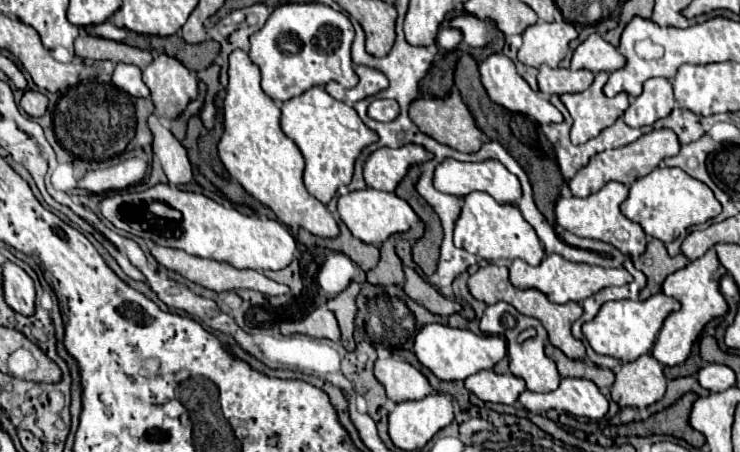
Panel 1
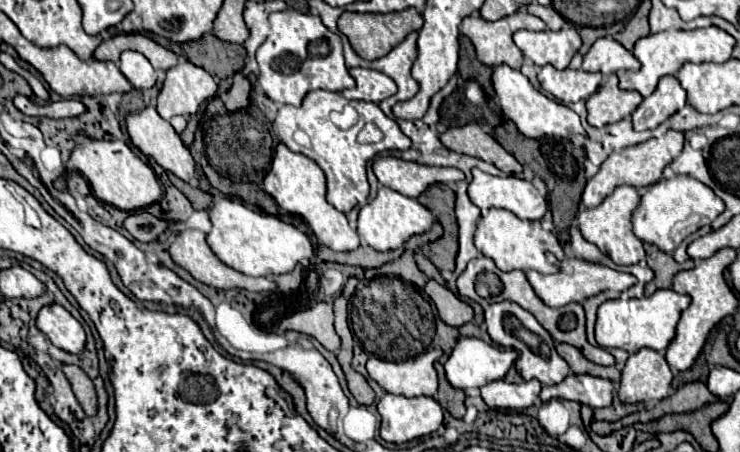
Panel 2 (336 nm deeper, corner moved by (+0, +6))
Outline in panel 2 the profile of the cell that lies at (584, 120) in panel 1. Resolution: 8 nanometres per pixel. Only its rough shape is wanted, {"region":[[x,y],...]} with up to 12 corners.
{"region":[[611,75],[589,99],[587,121],[603,127],[631,115],[643,97]]}

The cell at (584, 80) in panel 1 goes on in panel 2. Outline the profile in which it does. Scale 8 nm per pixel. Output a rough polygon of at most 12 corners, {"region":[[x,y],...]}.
{"region":[[541,67],[537,77],[561,103],[587,99],[601,73]]}

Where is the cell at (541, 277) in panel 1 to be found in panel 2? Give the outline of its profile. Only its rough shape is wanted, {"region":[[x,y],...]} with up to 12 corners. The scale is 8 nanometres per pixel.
{"region":[[583,259],[563,261],[551,275],[525,273],[549,307],[581,303],[605,289],[637,283]]}

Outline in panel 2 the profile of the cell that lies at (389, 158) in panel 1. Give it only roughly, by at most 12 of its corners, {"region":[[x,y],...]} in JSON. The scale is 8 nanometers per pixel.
{"region":[[377,157],[381,185],[419,197],[429,185],[461,181],[453,167]]}

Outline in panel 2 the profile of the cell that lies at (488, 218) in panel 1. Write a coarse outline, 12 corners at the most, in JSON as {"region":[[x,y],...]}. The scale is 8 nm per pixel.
{"region":[[483,211],[475,247],[501,271],[559,271],[563,247],[539,221]]}

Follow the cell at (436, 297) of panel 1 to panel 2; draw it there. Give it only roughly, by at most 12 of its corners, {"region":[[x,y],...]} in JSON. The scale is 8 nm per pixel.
{"region":[[427,279],[423,291],[439,317],[453,327],[473,319],[473,309],[447,287]]}

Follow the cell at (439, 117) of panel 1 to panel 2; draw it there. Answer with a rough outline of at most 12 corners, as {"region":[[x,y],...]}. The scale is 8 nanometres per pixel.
{"region":[[477,123],[451,127],[441,143],[493,163],[503,173],[523,167]]}

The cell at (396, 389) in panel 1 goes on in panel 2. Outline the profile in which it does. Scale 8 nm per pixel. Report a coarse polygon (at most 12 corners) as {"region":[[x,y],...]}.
{"region":[[441,349],[403,363],[371,357],[367,371],[387,393],[433,397]]}

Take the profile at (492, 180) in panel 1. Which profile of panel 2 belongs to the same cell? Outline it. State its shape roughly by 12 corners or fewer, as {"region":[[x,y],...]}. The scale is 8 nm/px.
{"region":[[473,169],[469,199],[519,219],[541,219],[547,201],[517,175]]}

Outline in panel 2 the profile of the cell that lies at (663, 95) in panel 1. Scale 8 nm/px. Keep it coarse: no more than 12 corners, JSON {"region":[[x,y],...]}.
{"region":[[673,75],[633,111],[633,129],[655,129],[685,107],[685,89]]}

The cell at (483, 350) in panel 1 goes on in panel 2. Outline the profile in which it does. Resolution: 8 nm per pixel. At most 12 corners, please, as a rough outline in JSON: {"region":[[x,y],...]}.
{"region":[[459,337],[443,367],[453,387],[503,379],[519,353]]}

